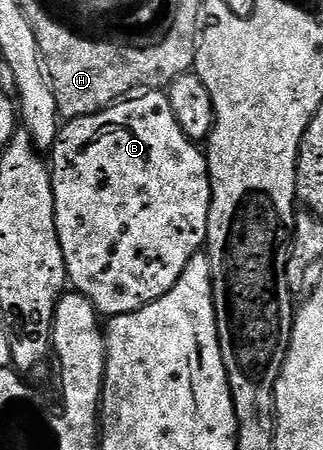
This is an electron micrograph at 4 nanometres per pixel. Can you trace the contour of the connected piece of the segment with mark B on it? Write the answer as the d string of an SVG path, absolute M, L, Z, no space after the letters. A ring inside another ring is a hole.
M144 91L139 95L121 99L100 113L73 117L67 123L61 124L60 134L56 136L56 142L50 151L50 168L54 187L54 215L58 227L58 239L62 243L62 255L66 259L68 280L71 288L96 308L97 314L111 319L118 315L136 313L142 307L154 303L162 295L166 295L166 291L170 291L174 283L178 283L190 259L194 259L194 255L205 248L208 240L208 216L212 202L208 159L205 150L197 142L190 140L182 131L182 127L178 127L178 119L174 115L174 107L170 107L167 92Z

